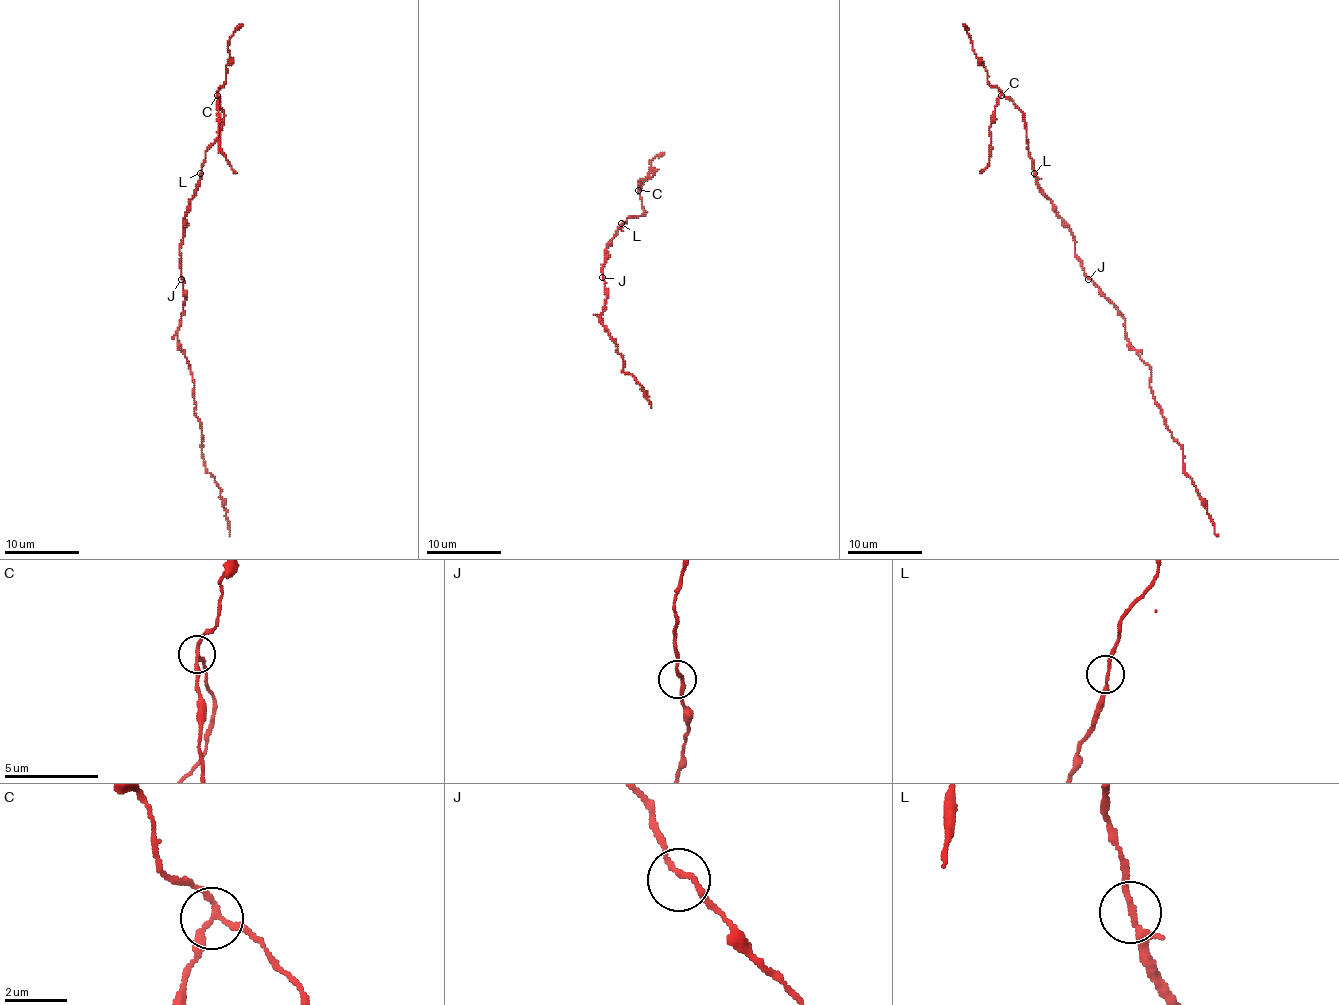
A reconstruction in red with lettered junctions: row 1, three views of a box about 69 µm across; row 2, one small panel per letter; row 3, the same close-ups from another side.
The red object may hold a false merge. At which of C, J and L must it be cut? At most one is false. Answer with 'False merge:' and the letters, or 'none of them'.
False merge: C

